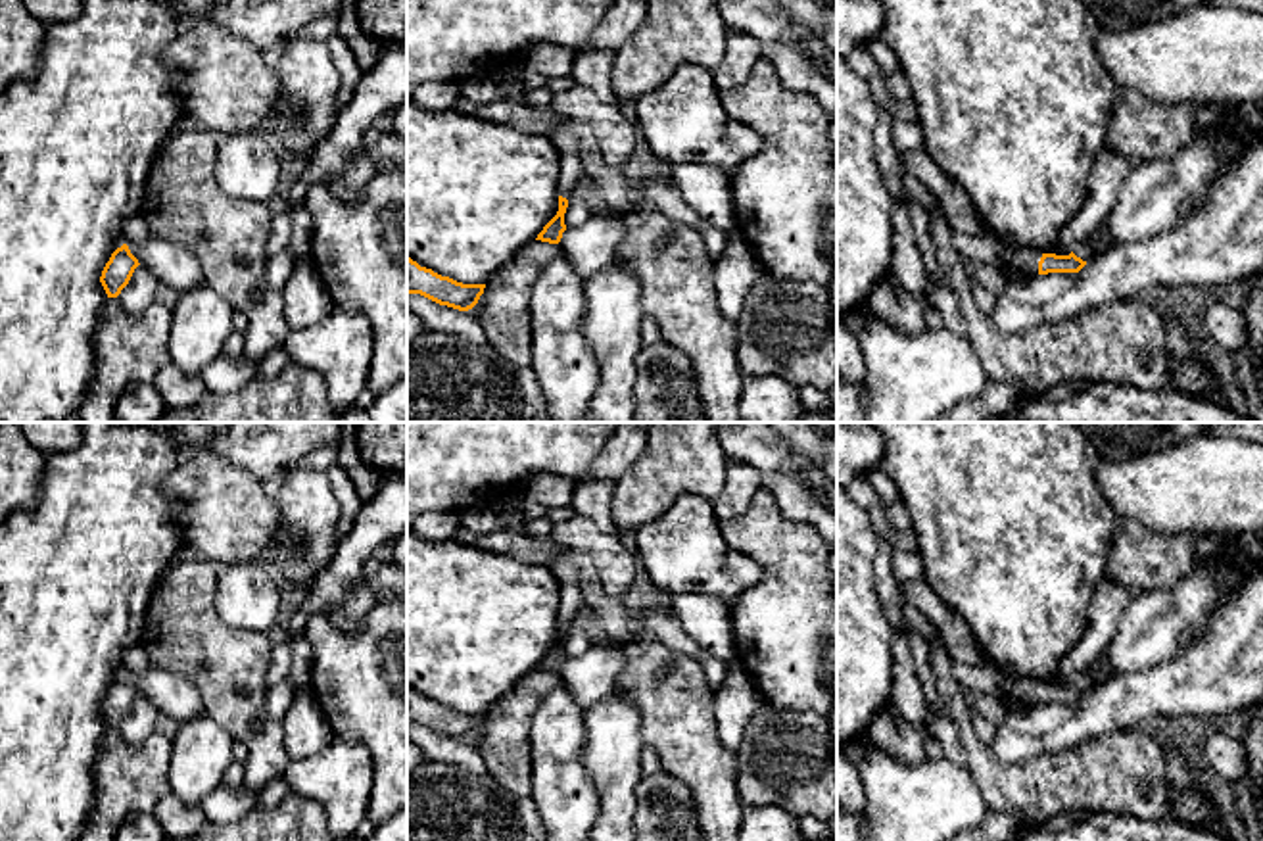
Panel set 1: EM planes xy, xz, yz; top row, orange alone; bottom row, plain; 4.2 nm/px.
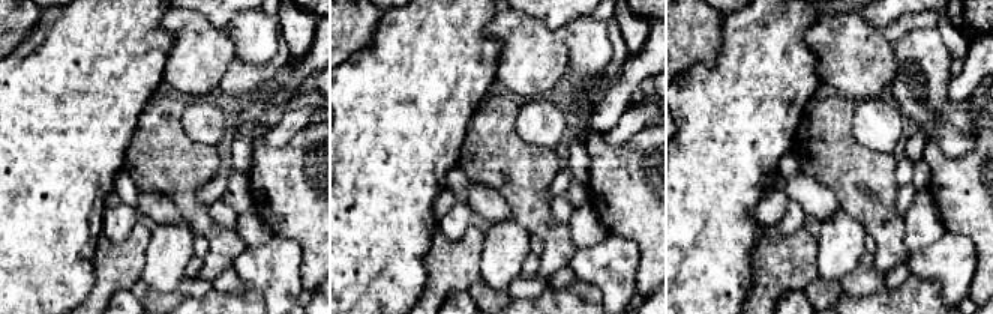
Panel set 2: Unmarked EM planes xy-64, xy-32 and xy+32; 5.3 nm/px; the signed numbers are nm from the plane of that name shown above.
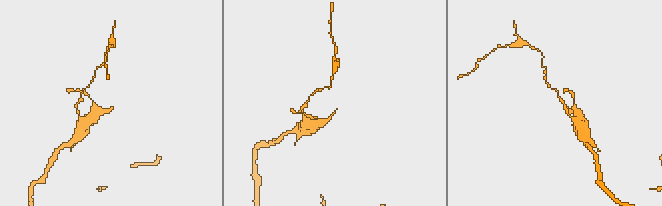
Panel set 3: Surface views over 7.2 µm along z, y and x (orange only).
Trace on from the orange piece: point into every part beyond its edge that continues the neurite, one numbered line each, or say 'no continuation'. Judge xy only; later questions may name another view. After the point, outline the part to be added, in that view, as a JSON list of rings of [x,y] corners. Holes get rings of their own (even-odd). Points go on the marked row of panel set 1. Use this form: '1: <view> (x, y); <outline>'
no continuation

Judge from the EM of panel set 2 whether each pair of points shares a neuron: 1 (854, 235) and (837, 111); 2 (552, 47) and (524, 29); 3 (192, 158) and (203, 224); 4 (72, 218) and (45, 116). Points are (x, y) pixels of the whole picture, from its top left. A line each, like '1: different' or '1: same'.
1: different
2: same
3: same
4: same

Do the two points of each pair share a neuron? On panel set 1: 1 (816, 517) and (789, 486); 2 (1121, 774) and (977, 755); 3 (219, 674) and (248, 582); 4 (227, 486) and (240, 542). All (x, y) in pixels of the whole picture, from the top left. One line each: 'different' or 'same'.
1: same
2: same
3: different
4: same

